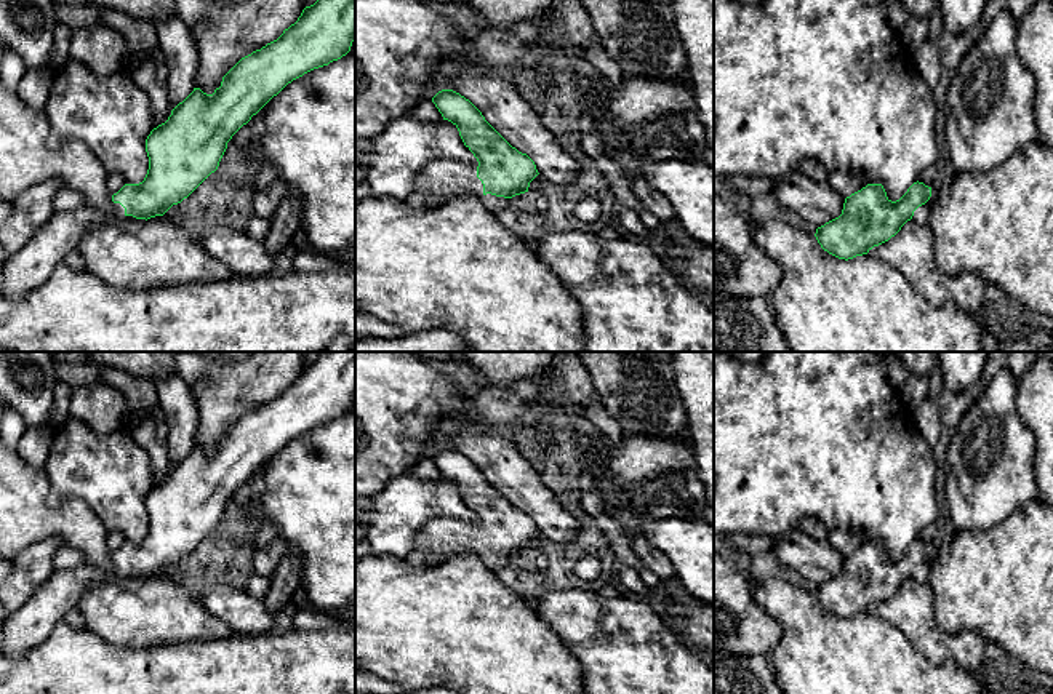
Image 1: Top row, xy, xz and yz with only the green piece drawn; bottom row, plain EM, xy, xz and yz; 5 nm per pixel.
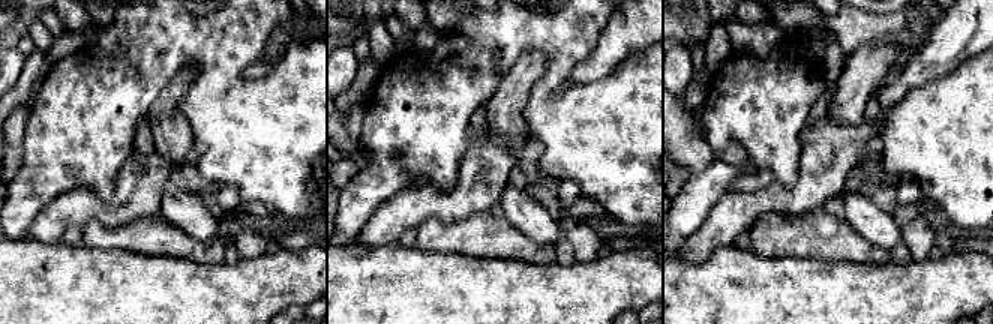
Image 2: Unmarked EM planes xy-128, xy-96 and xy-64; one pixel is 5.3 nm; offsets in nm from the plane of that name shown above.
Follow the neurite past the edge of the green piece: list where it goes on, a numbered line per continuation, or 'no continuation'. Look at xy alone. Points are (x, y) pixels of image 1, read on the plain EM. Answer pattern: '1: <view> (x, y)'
1: xy (28, 627)

